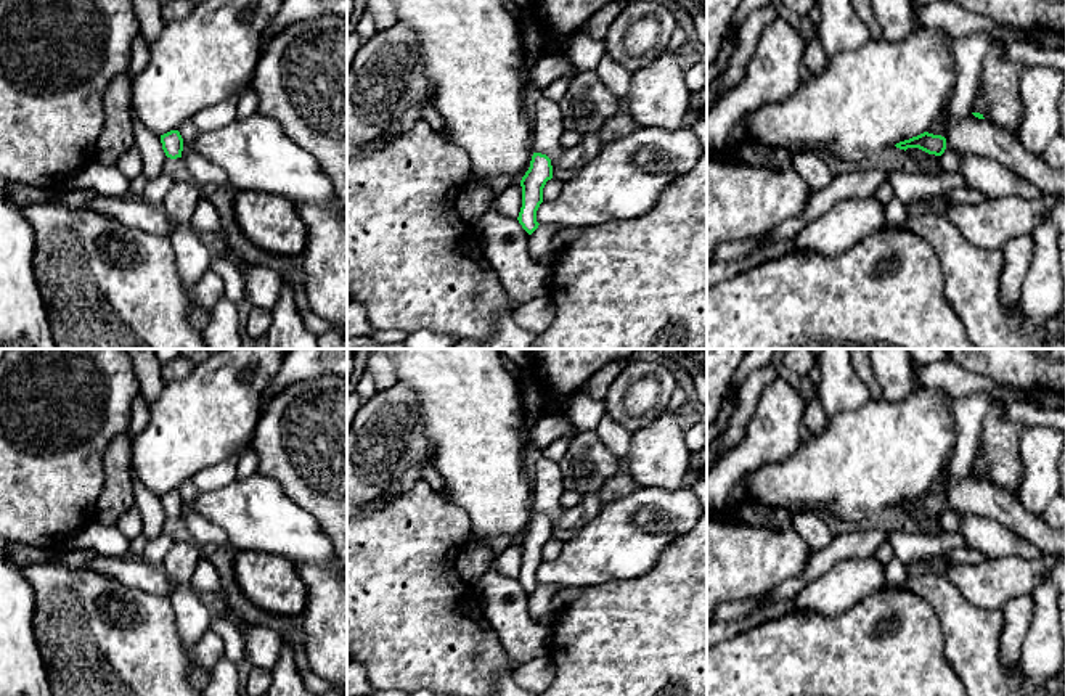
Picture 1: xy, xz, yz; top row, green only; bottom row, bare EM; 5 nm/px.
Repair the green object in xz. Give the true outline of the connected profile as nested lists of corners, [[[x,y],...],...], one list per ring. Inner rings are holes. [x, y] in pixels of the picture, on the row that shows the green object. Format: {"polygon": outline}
{"polygon": [[[533,153],[530,167],[520,180],[522,207],[519,212],[519,223],[532,235],[538,228],[537,211],[543,203],[543,188],[553,178],[551,159],[546,154]]]}

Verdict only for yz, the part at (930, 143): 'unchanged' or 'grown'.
unchanged

